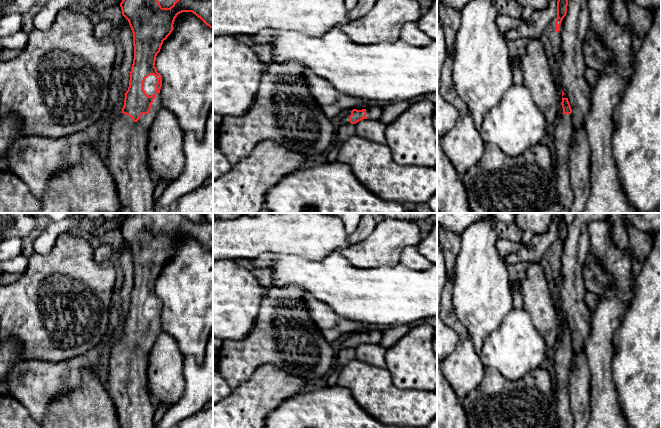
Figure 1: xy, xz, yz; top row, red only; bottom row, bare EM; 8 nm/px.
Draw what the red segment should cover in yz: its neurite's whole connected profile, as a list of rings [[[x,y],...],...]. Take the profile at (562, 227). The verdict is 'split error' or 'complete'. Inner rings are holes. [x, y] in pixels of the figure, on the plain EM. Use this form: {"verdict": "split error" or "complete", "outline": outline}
{"verdict": "complete", "outline": [[[562,216],[558,220],[558,225],[557,225],[557,242],[555,245],[557,257],[560,255],[561,246],[567,238],[567,230],[568,230],[568,224],[564,221]]]}

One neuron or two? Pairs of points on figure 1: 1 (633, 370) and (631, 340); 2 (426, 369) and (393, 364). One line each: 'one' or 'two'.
1: one
2: one

